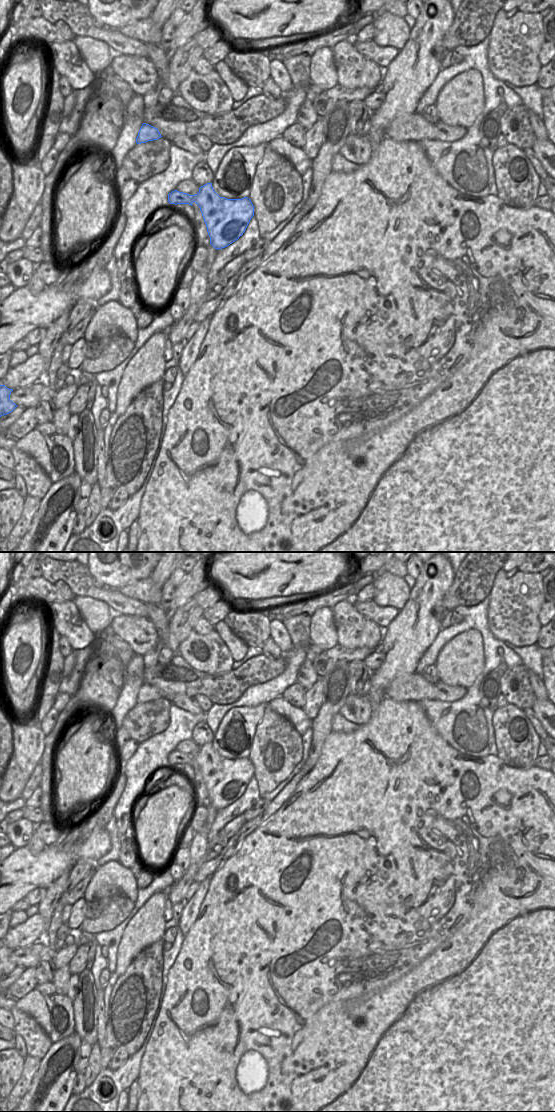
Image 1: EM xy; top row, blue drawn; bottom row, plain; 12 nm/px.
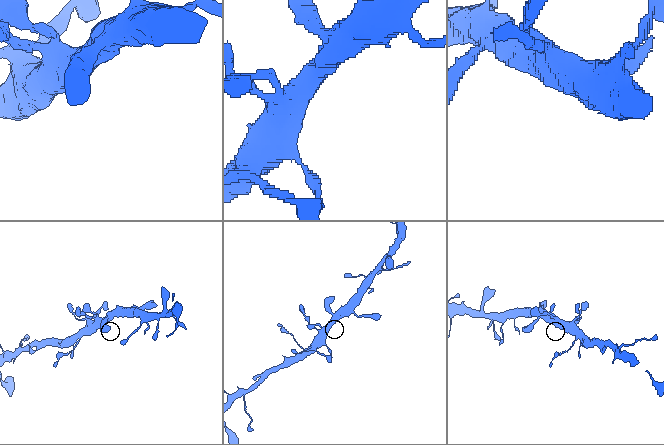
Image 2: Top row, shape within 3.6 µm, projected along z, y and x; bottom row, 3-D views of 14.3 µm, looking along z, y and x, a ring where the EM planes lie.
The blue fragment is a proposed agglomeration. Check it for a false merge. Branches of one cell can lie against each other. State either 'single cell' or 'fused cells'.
single cell

